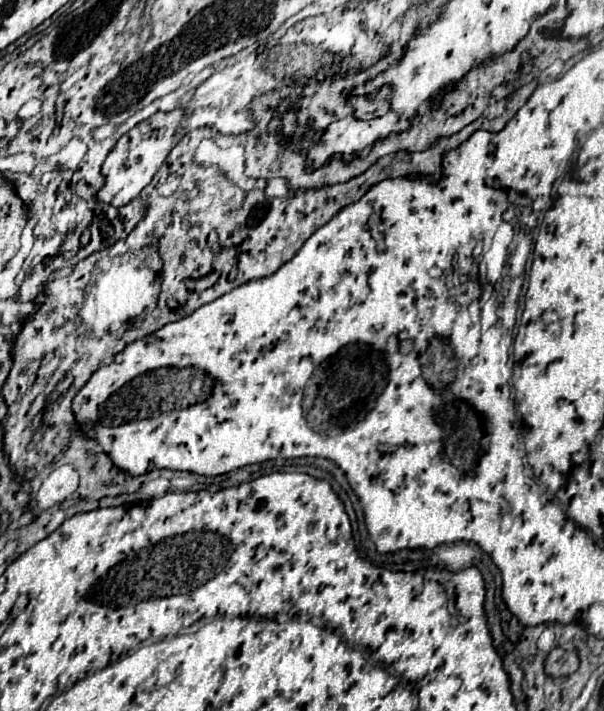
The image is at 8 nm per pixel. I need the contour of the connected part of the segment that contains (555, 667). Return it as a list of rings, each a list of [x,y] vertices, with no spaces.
[[[553,648],[545,660],[545,674],[551,678],[569,676],[579,668],[579,656],[571,648]]]

